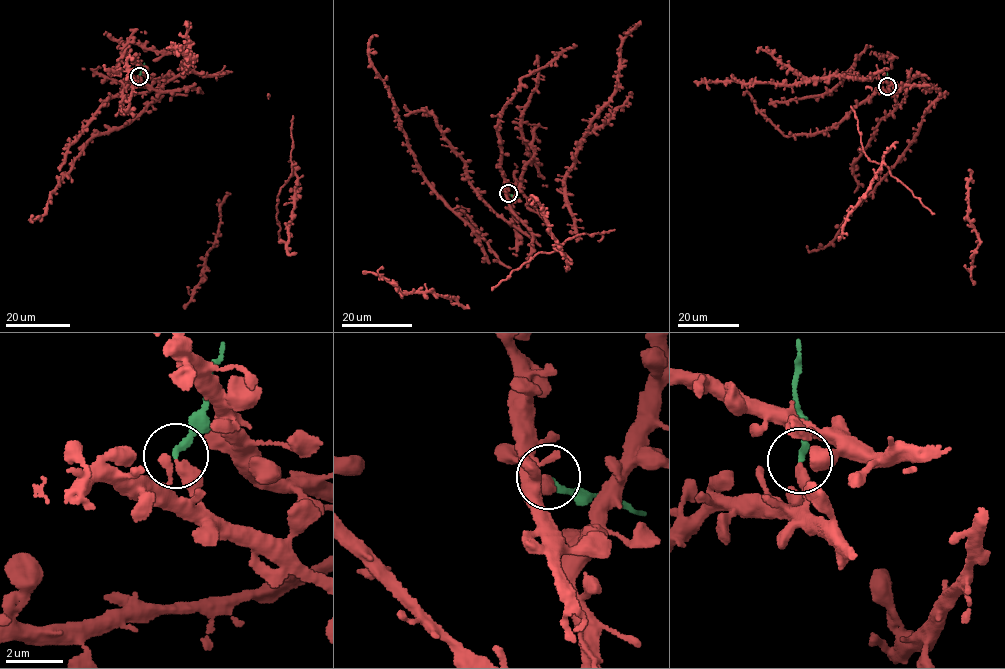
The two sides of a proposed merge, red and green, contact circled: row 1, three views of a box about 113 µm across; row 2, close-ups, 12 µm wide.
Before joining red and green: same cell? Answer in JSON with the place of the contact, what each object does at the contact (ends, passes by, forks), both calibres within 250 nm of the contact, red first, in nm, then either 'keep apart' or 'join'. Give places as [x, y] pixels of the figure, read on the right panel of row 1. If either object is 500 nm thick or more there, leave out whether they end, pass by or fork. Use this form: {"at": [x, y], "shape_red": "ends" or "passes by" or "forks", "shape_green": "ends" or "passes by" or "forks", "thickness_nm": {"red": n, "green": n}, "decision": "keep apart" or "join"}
{"at": [887, 86], "shape_red": "ends", "shape_green": "ends", "thickness_nm": {"red": 340, "green": 200}, "decision": "keep apart"}

